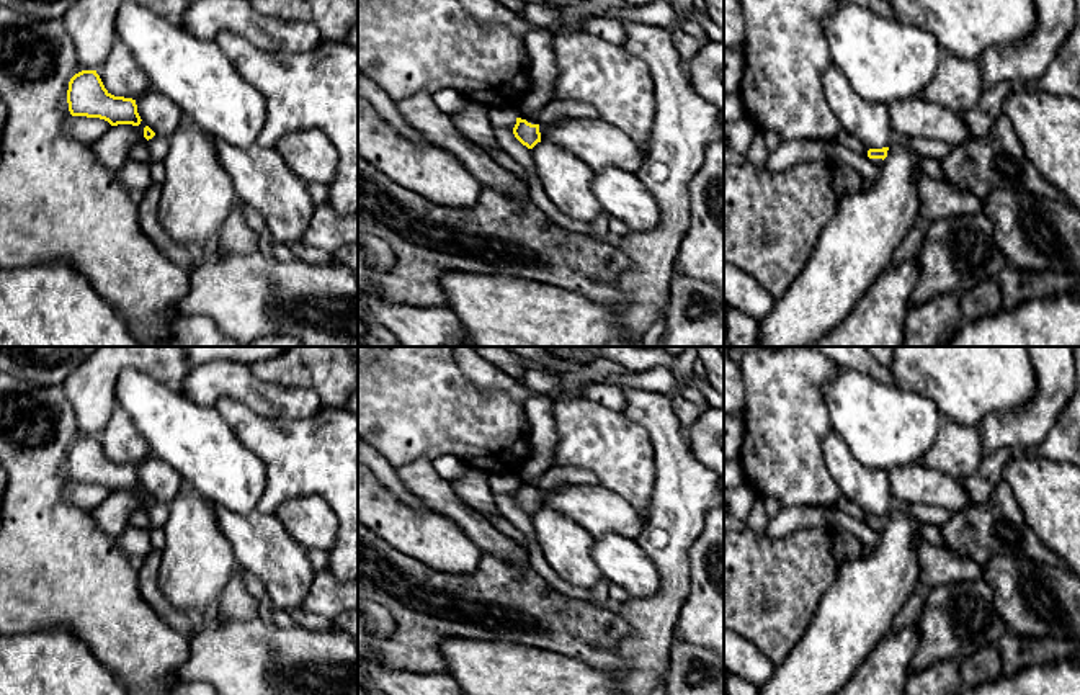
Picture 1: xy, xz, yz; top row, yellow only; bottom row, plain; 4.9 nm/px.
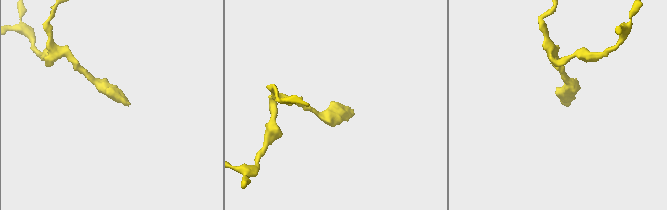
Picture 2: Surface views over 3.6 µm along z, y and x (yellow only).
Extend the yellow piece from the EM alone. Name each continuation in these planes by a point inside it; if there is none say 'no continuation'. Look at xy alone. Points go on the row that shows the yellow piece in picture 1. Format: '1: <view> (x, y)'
no continuation

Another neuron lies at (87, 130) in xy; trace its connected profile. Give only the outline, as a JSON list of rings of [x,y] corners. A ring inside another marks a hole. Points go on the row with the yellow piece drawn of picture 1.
[[[70,116],[65,123],[65,134],[91,146],[96,142],[111,124],[100,118]]]

